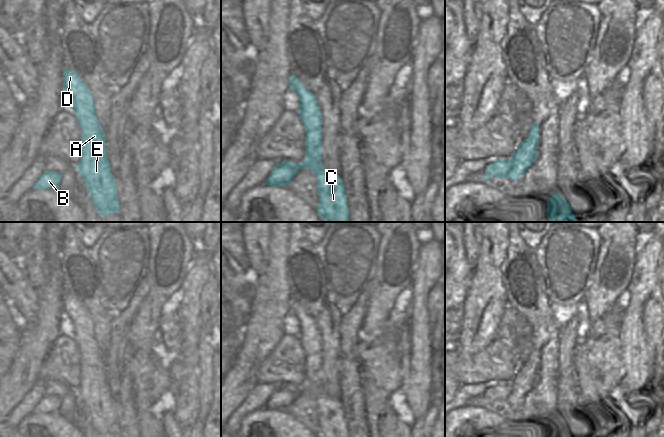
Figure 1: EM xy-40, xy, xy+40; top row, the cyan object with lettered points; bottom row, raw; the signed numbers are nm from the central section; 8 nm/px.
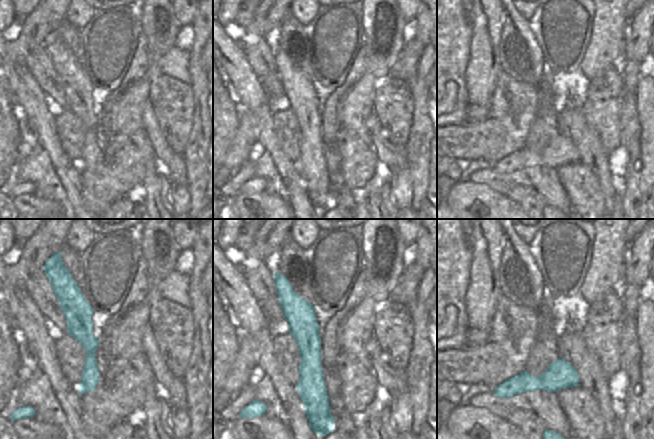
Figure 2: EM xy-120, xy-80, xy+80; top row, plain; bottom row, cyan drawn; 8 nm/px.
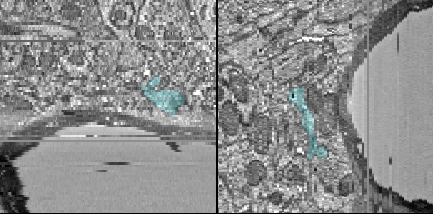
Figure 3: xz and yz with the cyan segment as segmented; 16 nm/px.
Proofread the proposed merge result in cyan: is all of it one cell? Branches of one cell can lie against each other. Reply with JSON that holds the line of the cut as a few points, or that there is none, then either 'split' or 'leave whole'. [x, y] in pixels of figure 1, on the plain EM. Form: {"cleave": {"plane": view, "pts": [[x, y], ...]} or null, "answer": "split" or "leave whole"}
{"cleave": null, "answer": "leave whole"}

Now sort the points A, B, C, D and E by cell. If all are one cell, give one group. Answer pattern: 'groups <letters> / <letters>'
groups A B C D E

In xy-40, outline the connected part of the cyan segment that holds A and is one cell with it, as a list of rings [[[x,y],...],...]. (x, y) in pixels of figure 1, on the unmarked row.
[[[63,293],[63,313],[69,318],[73,326],[73,336],[77,342],[77,346],[81,352],[81,384],[77,392],[77,396],[83,402],[87,416],[91,420],[91,427],[95,430],[98,437],[119,437],[119,424],[117,422],[117,410],[111,398],[109,384],[107,382],[107,374],[105,372],[105,357],[97,340],[95,338],[95,330],[93,328],[93,320],[87,309],[81,304],[79,299],[72,293]]]

